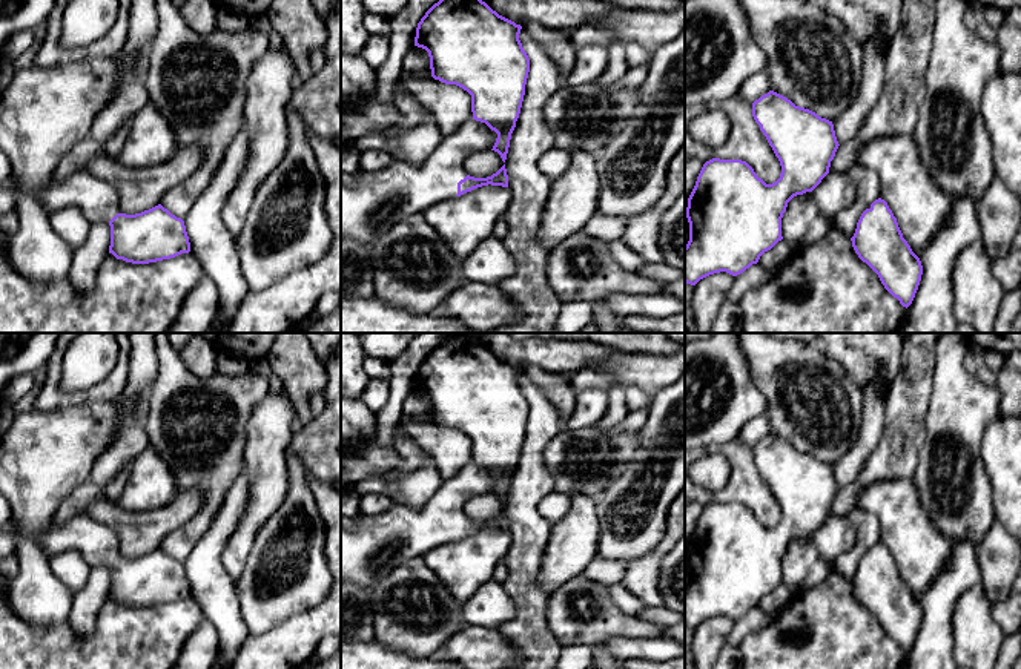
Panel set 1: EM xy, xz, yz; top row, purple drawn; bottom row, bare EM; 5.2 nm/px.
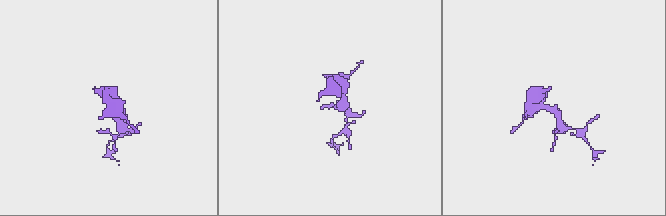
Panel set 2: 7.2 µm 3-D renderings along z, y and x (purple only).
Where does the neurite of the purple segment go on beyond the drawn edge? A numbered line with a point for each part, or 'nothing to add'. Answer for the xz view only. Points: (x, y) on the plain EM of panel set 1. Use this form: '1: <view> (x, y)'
1: xz (379, 542)

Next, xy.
1: xy (99, 545)

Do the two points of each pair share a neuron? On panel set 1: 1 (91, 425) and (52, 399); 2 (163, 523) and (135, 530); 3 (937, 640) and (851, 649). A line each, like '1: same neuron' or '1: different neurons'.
1: different neurons
2: same neuron
3: different neurons

